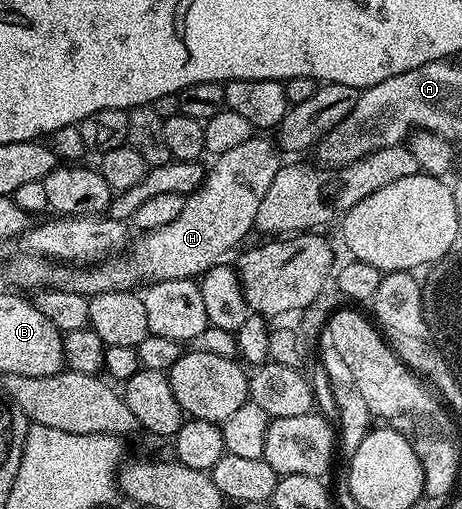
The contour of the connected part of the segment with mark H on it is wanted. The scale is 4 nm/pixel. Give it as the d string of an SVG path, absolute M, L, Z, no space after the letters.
M254 135L242 147L234 147L234 151L226 151L215 158L216 166L208 173L208 178L200 185L200 190L193 197L189 196L182 207L182 213L172 223L164 227L147 230L129 247L116 261L116 269L100 269L97 273L84 273L80 277L79 288L85 294L95 295L105 293L108 289L132 289L139 283L140 277L144 283L153 281L169 281L170 279L196 279L208 272L213 265L219 265L224 257L248 232L253 232L258 203L262 195L274 179L281 167L281 158L276 158L277 148L273 142L267 141L267 136Z

